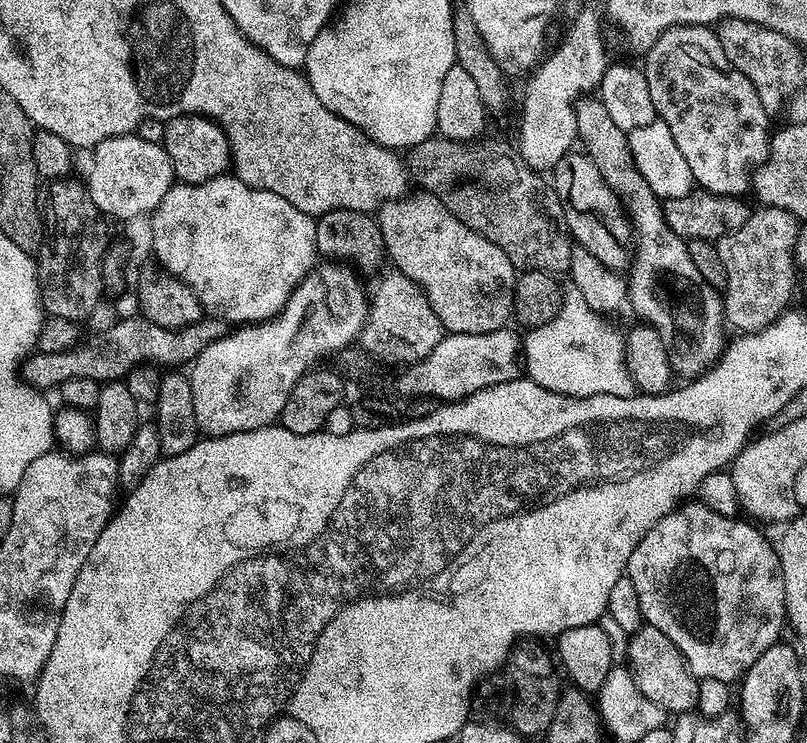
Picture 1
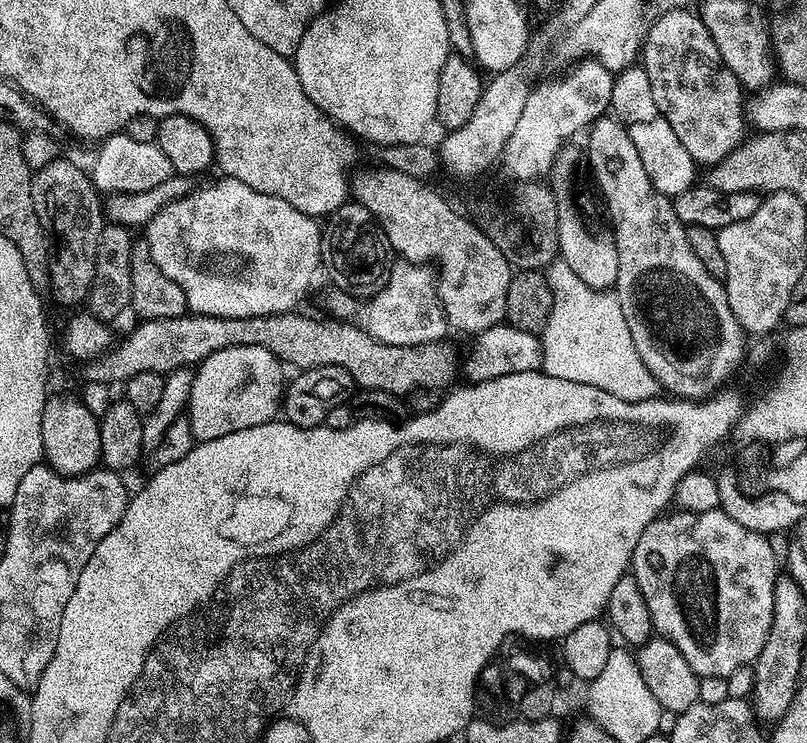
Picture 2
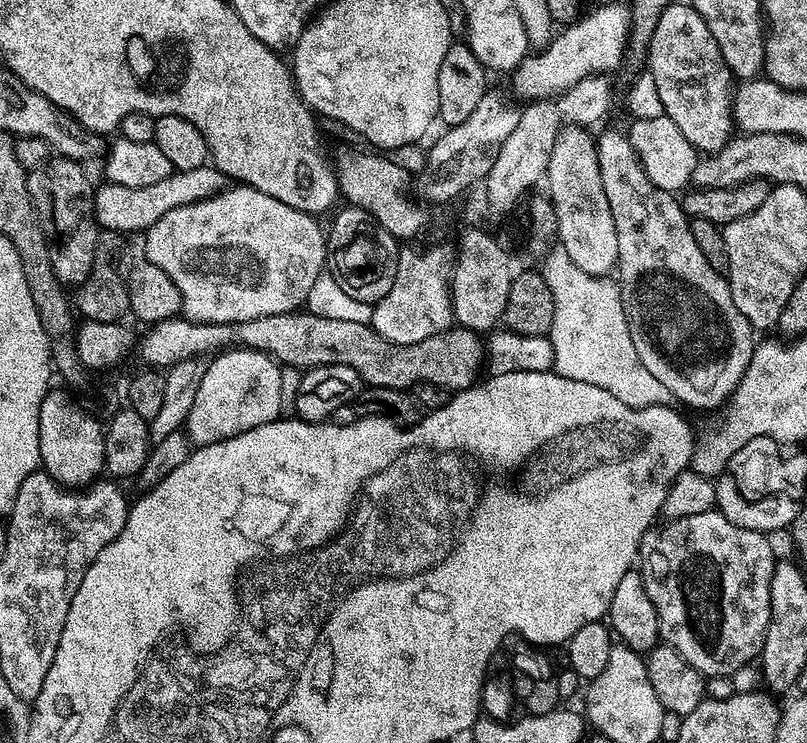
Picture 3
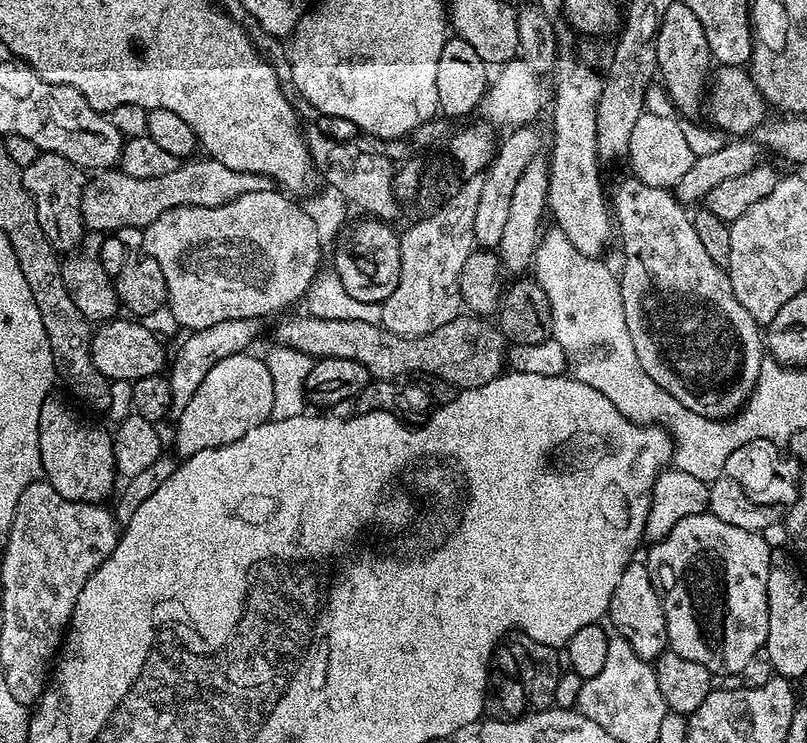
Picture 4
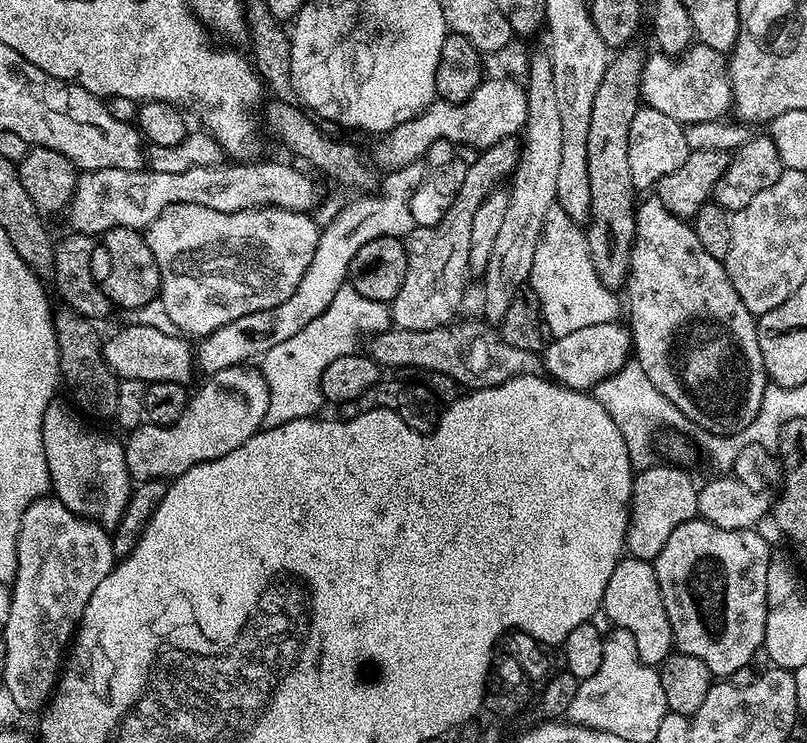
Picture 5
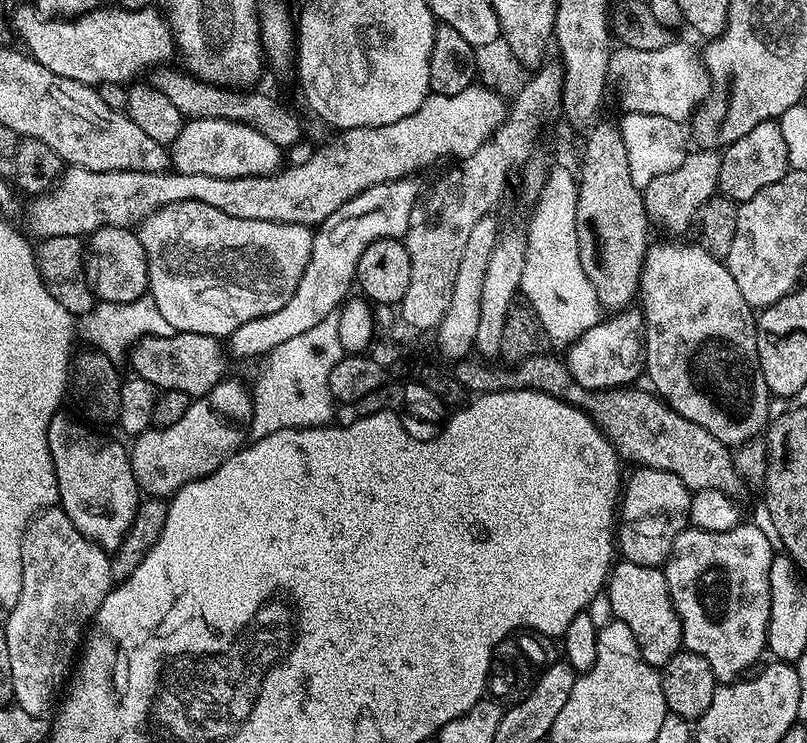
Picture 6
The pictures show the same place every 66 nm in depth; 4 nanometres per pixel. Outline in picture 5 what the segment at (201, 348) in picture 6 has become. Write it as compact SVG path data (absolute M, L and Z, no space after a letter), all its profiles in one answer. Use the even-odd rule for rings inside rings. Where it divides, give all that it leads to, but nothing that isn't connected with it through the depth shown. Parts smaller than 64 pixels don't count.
M130 322L126 328L120 328L112 337L103 341L104 357L110 366L110 370L120 380L143 380L145 385L154 382L178 382L182 385L189 383L188 379L194 371L194 348L188 345L189 341L183 335L177 334L171 336L162 330L154 330L154 326L146 326L145 324L137 324Z

